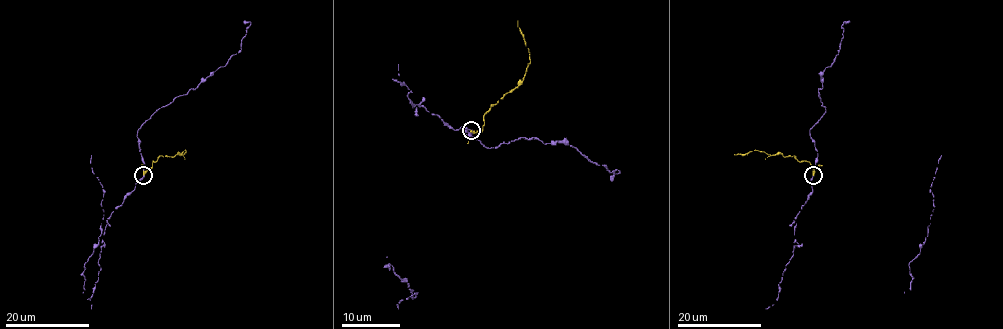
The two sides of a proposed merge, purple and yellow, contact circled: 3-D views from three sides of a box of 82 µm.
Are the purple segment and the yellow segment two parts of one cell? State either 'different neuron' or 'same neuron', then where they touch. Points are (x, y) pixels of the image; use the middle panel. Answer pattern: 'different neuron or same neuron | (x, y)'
different neuron | (471, 130)

